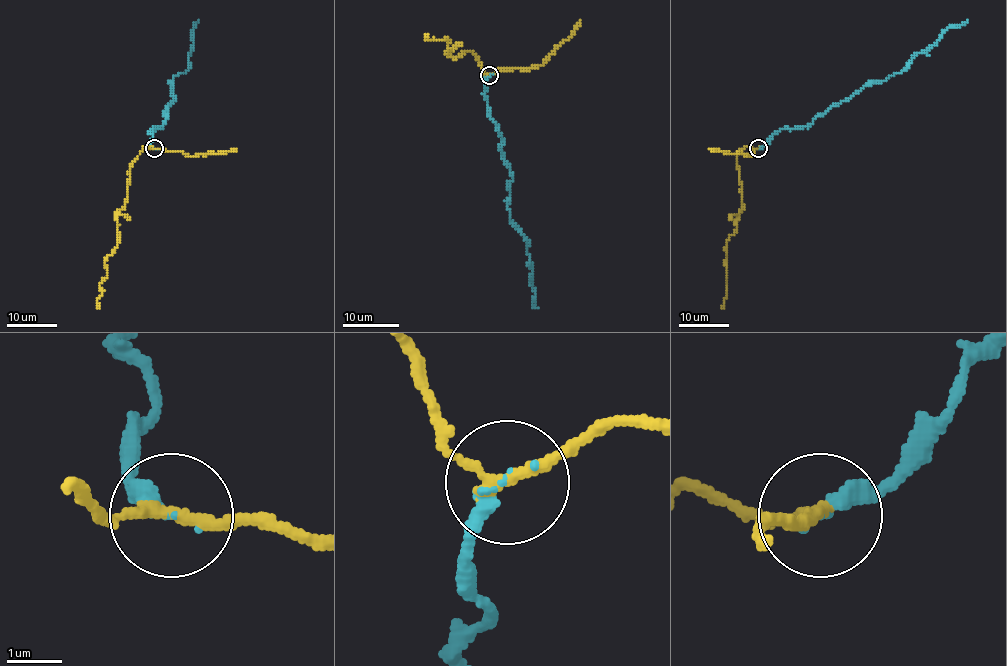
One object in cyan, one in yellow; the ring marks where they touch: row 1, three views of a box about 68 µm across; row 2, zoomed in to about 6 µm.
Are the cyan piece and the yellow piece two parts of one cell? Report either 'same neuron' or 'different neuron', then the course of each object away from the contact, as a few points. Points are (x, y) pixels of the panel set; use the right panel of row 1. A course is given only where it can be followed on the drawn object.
same neuron | cyan via (759, 148), (778, 130), (808, 125), (866, 85), (899, 73), (942, 32), (968, 21) | yellow via (759, 148), (746, 146), (736, 156), (742, 208), (736, 232), (728, 237), (726, 244), (727, 296), (723, 309)

